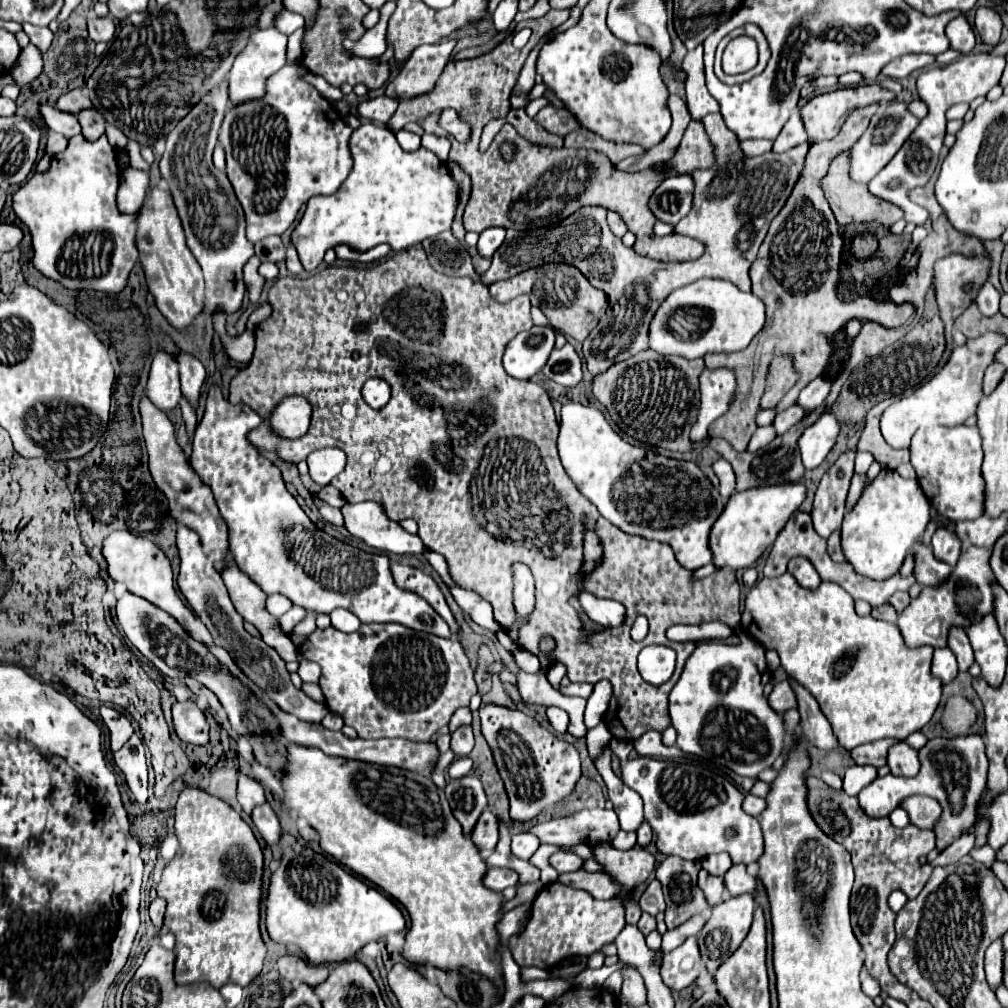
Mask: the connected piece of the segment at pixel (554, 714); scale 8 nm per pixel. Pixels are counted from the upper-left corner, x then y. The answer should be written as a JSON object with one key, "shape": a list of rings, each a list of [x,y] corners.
{"shape":[[[550,705],[550,707],[546,707],[546,717],[556,732],[560,734],[567,732],[569,716],[564,709]]]}

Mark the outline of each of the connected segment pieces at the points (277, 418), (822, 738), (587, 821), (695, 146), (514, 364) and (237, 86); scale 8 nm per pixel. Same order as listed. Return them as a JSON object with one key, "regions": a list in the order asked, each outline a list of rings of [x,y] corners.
{"regions":[[[[290,395],[288,399],[282,399],[268,417],[262,417],[262,421],[268,421],[272,433],[282,439],[298,439],[308,431],[310,415],[310,403],[304,397]]],[[[790,679],[790,683],[792,683],[792,687],[798,695],[798,711],[800,711],[800,717],[802,717],[800,727],[802,727],[804,741],[810,743],[810,745],[816,745],[824,751],[838,747],[838,741],[832,733],[832,727],[830,727],[828,719],[824,717],[824,713],[820,711],[816,699],[796,681]]],[[[586,809],[576,815],[552,821],[536,821],[528,829],[540,843],[578,845],[586,841],[612,841],[620,831],[614,809]]],[[[690,121],[684,139],[670,161],[672,175],[682,175],[686,171],[692,171],[696,167],[710,167],[714,163],[712,145],[704,133],[704,127],[700,121]]],[[[532,327],[528,331],[520,331],[508,343],[502,365],[508,375],[516,379],[530,379],[546,365],[552,349],[554,349],[554,329]]],[[[274,25],[252,33],[252,39],[248,39],[248,45],[236,57],[236,61],[228,73],[230,107],[234,107],[246,99],[258,99],[264,95],[266,77],[270,77],[272,73],[276,73],[280,67],[286,65],[286,41],[288,41],[288,37],[284,33],[280,33]]]]}

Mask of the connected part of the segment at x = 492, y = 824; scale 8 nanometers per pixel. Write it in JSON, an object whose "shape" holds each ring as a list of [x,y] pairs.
{"shape":[[[484,809],[476,827],[470,835],[472,843],[478,847],[480,856],[486,860],[493,852],[498,843],[498,819],[490,809]]]}

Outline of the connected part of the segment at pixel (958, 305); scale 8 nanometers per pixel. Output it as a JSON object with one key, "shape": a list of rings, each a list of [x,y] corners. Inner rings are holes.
{"shape":[[[948,255],[942,257],[934,263],[934,277],[932,277],[932,289],[936,295],[936,303],[938,303],[938,311],[940,311],[940,319],[944,323],[944,331],[948,331],[946,341],[952,341],[950,337],[950,329],[954,325],[954,319],[972,303],[972,299],[976,297],[976,289],[986,281],[988,277],[988,269],[990,269],[990,259],[984,257],[964,257],[964,255]],[[974,281],[974,291],[966,293],[962,291],[962,285]]]}

